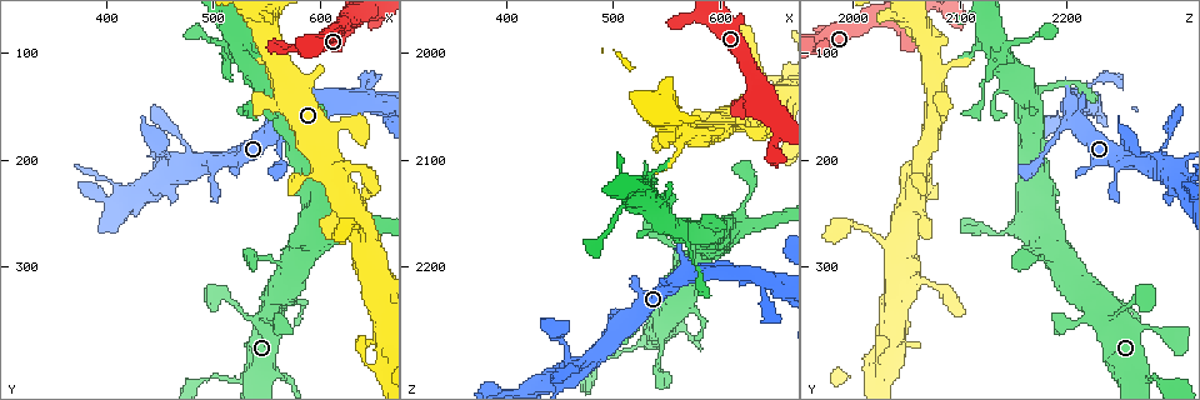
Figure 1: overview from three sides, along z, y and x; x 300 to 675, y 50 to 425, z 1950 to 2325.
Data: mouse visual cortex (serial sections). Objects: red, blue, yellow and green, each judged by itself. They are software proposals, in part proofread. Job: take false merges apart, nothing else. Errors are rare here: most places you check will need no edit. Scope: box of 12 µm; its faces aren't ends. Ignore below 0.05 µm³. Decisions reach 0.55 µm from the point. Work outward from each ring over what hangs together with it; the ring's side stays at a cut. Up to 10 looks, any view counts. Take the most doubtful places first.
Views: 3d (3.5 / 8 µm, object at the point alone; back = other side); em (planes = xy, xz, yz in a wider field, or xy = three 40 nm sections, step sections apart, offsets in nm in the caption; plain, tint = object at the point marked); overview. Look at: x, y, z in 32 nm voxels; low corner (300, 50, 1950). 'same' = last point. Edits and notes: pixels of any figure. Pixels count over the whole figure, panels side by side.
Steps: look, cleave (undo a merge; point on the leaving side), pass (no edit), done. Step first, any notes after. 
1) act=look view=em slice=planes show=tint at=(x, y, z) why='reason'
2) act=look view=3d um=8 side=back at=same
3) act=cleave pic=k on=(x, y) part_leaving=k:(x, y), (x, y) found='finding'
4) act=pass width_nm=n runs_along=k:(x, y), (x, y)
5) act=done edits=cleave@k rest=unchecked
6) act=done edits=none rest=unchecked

act=look view=3d um=3.5 at=(568, 404, 2262) why='thick turns thin'

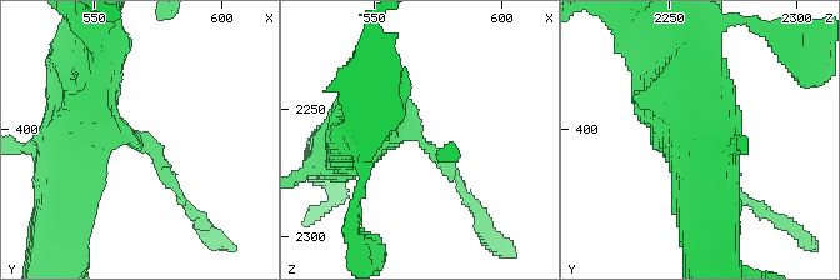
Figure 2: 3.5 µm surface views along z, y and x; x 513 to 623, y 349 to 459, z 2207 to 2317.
act=look view=em slice=xy step=2 show=tint at=(568, 404, 2261) arm_widths_nm=150,700

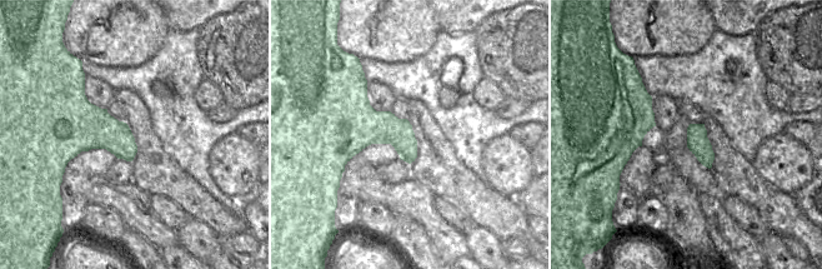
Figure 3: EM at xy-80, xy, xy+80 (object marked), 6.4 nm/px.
act=look view=em slice=xy step=5 show=tint at=same why='another direction'

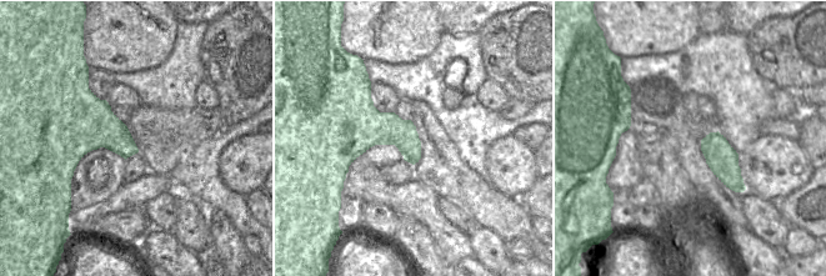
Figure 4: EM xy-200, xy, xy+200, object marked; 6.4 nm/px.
act=pass width_nm=220 runs_along=2:(81, 99), (81, 123), (146, 141), (178, 191) found='all the same cell'

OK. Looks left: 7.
act=look view=3d um=3.5 at=(540, 362, 2290) why='thick turns thin'

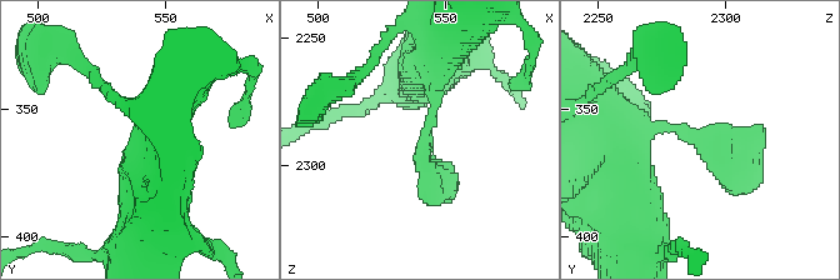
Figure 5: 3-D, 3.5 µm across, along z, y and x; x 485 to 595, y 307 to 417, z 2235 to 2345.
act=look view=em slice=planes show=tint at=(543, 363, 2290) why='shape alone is not enough'

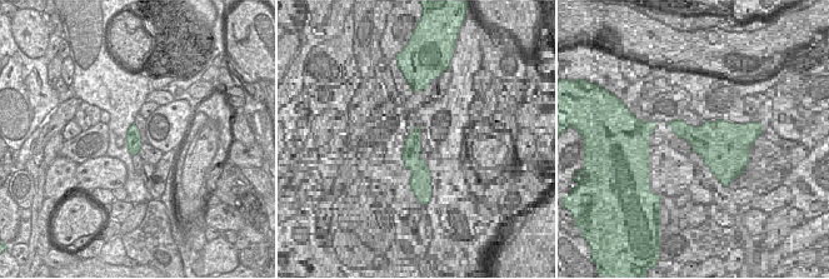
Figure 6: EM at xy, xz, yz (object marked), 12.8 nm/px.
act=pass width_nm=190 runs_along=5:(611, 153), (675, 126), (759, 184) found='continuous, no second cell'

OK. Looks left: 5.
act=look view=3d um=3.5 at=(460, 200, 2288) why='calibre changes'

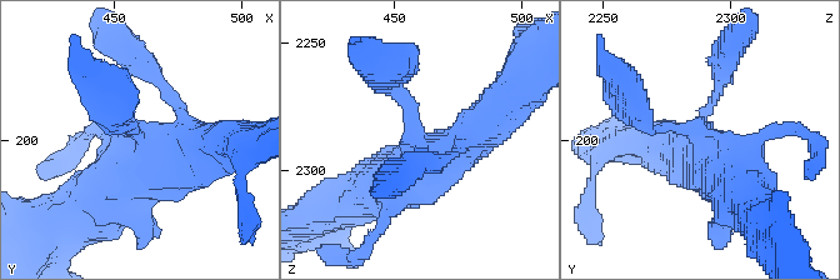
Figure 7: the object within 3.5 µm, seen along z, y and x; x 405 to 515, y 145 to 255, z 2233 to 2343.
act=look view=em slice=xy step=3 show=tint at=(462, 199, 2290)

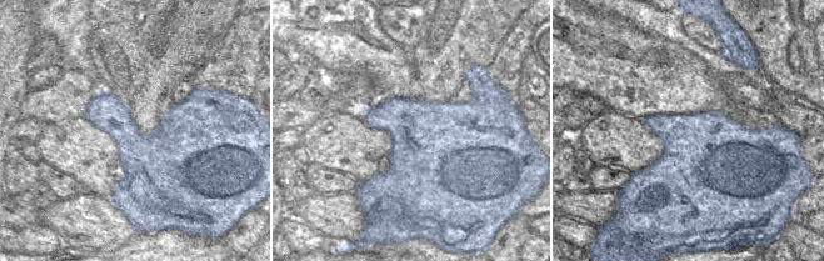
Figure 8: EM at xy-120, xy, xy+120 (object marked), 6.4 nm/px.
act=pass runs_along=7:(508, 105), (445, 156), (376, 188) found='continuous, no second cell'

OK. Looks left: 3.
act=look view=3d um=8 at=(520, 90, 2138) why='sharp bend'

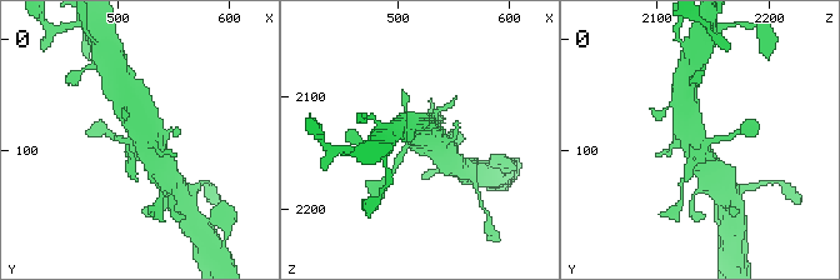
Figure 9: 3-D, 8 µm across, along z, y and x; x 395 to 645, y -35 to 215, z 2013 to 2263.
act=look view=em slice=xy step=2 show=tint at=(522, 92, 2136)

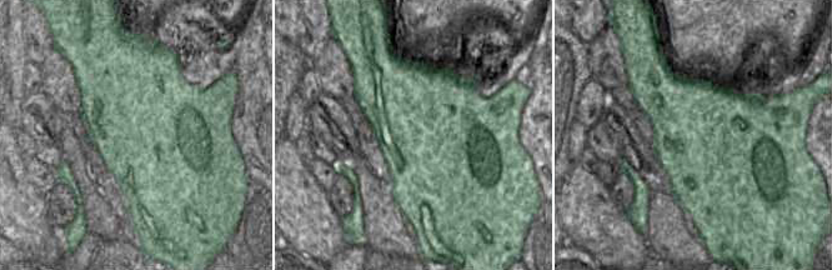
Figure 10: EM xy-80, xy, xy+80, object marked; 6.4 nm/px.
act=pass width_nm=800 runs_along=9:(718, 176), (696, 151), (684, 123) found='all the same cell'

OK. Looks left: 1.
act=done edits=none rest=unchecked

